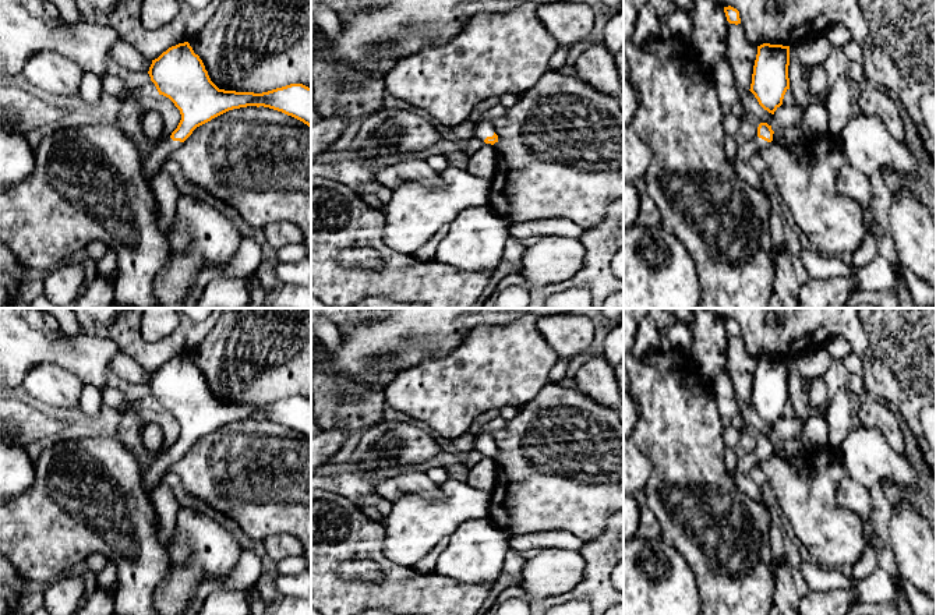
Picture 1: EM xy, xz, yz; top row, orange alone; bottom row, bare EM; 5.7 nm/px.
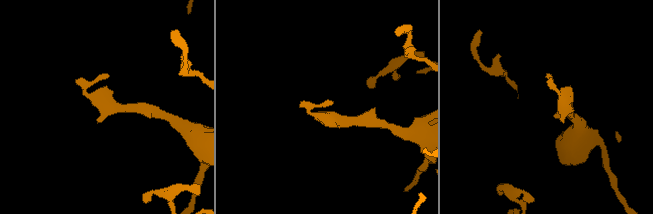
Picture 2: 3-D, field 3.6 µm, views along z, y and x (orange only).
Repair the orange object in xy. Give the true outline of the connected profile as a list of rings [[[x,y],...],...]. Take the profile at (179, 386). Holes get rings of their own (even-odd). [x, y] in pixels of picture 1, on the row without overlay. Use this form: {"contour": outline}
{"contour": [[[188,354],[172,358],[152,372],[148,386],[159,407],[169,410],[181,427],[170,450],[152,459],[151,466],[145,470],[148,489],[162,481],[170,466],[197,439],[233,421],[264,418],[311,439],[311,400],[290,396],[262,406],[219,402]]]}

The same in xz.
{"contour": [[[495,423],[487,424],[477,435],[474,442],[474,450],[483,452],[485,456],[494,457],[498,455],[498,448],[494,445],[491,438],[491,431],[495,427]]]}

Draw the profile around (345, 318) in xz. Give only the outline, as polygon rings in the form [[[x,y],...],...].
[[[311,308],[311,321],[326,318],[333,321],[340,333],[350,326],[368,319],[377,319],[386,314],[386,308]]]

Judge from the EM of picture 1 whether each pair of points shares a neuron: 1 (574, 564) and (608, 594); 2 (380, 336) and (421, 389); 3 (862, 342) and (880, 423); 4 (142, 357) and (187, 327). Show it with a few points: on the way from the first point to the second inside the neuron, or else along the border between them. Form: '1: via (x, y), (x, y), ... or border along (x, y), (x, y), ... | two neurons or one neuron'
1: border along (582, 551), (585, 561), (583, 578), (561, 596) | two neurons
2: border along (437, 357), (428, 357), (403, 368), (382, 389) | two neurons
3: border along (869, 395), (885, 403) | two neurons
4: via (154, 356), (165, 350), (177, 338) | one neuron

